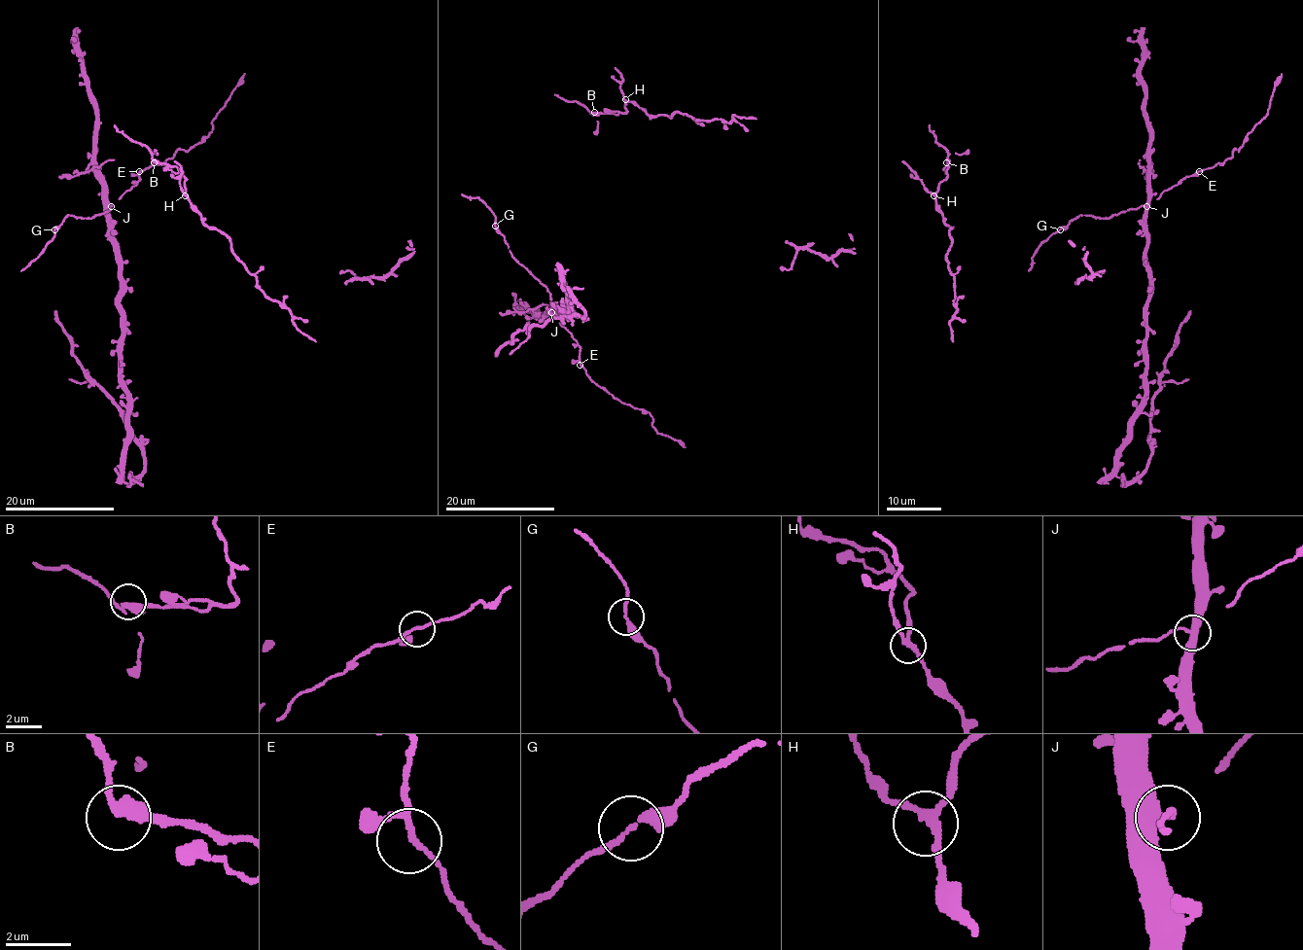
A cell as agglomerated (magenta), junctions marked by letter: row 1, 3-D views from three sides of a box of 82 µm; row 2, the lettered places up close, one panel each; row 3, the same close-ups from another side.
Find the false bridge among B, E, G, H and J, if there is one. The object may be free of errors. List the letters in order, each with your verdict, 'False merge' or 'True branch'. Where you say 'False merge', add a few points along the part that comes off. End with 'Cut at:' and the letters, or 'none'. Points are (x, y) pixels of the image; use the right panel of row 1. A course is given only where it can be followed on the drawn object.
B: True branch
E: True branch
G: True branch
H: True branch
J: False merge. Course of the part to remove: (1146, 206), (1145, 392), (1118, 459), (1115, 474), (1126, 481), (1133, 481), (1151, 454), (1151, 398), (1190, 310)
Cut at: J

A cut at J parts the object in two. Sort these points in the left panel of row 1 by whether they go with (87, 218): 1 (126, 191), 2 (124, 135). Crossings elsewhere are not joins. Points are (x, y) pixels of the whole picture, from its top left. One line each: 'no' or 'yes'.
1: yes
2: yes

